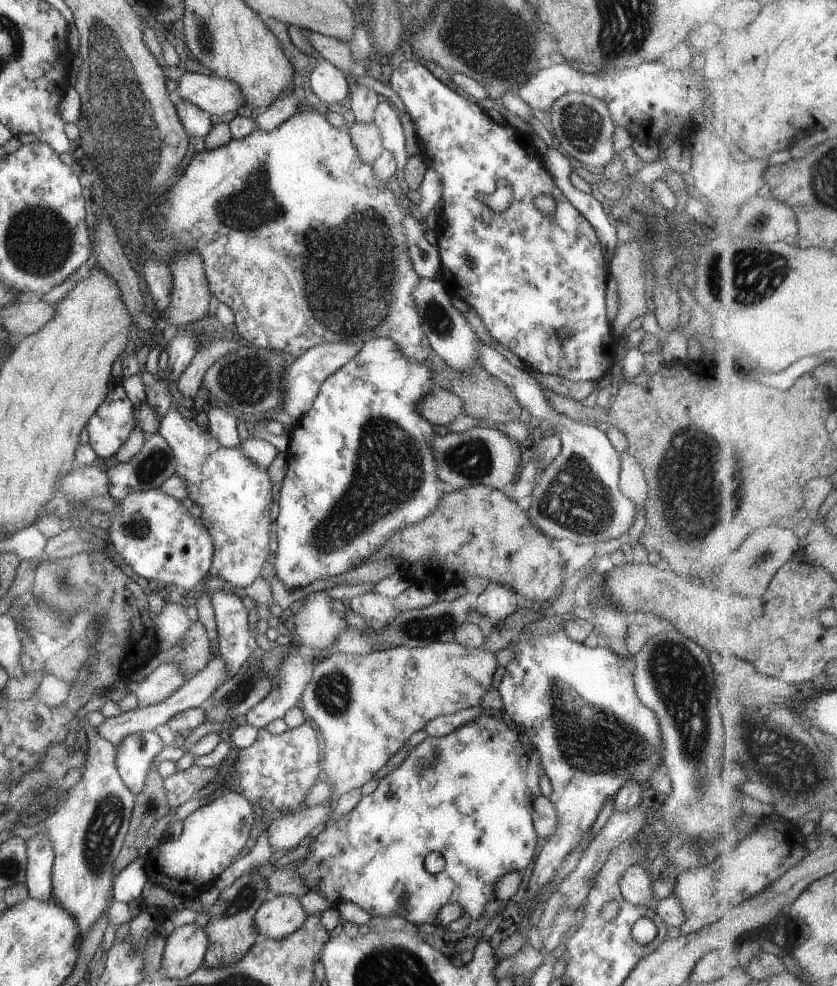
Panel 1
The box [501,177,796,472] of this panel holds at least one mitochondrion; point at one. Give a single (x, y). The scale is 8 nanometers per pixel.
(753, 274)

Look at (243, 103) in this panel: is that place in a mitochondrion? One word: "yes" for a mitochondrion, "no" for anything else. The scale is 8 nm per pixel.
no

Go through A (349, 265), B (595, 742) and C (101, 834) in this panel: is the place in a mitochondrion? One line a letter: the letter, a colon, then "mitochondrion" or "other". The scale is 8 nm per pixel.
A: mitochondrion
B: mitochondrion
C: mitochondrion

